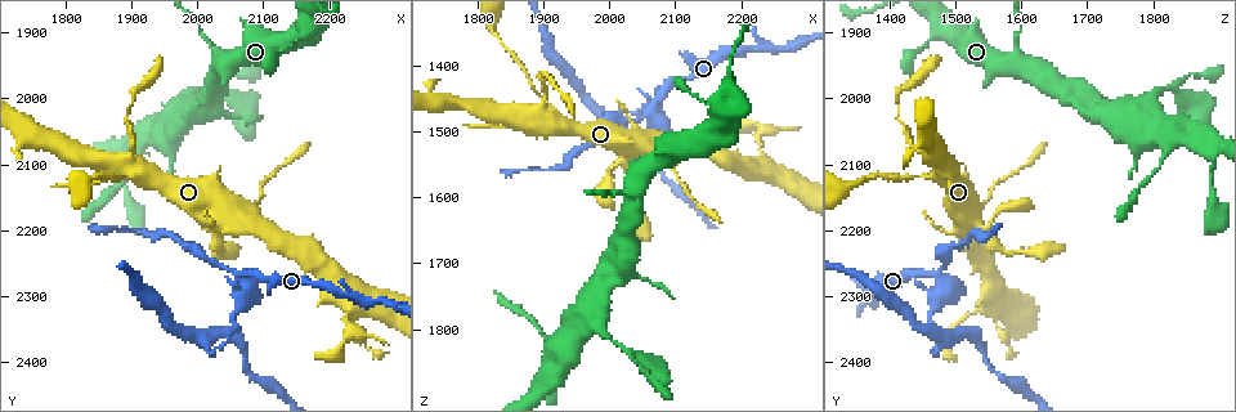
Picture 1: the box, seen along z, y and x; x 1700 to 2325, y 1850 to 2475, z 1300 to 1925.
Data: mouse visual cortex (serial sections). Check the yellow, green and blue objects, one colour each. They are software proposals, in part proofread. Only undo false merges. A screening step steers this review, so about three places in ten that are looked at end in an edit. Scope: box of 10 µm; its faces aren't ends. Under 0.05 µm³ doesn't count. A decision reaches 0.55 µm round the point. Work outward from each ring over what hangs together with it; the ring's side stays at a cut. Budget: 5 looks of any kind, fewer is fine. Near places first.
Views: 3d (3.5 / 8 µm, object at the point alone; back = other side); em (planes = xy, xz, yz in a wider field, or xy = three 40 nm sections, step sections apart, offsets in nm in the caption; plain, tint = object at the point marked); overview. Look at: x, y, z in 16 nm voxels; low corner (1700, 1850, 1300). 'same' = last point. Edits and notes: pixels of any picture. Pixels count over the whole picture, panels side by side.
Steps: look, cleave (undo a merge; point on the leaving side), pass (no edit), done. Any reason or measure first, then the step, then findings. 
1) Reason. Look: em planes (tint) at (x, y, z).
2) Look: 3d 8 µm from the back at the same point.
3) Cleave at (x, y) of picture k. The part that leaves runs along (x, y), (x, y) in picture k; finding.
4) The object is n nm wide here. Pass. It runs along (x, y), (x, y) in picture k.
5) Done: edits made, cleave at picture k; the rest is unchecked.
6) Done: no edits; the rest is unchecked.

Thin neck. Look: 3d 3.5 µm at (2225, 2375, 1485).

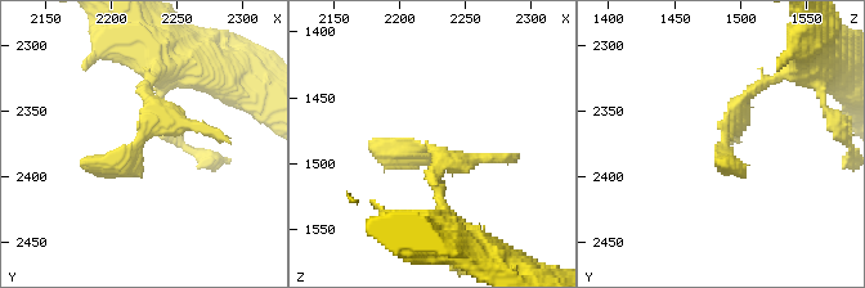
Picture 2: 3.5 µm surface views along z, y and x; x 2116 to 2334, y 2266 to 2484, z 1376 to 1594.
Now the EM. Look: em xy step 5 (tint) at (2222, 2370, 1488).

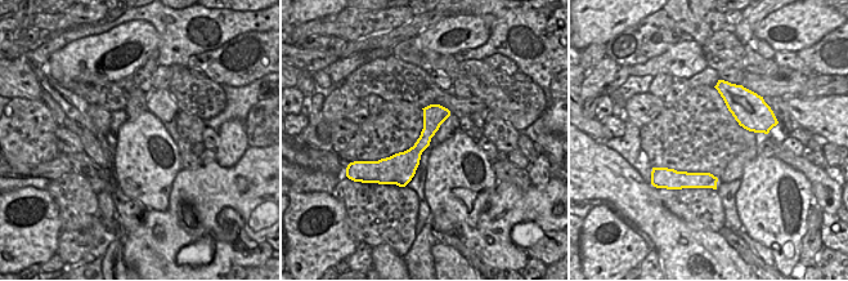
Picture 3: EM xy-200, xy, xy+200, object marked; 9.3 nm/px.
Pass. One cell here.

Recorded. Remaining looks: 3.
Three-way junction. Look: 3d 3.5 µm from the back at (2065, 2265, 1470).

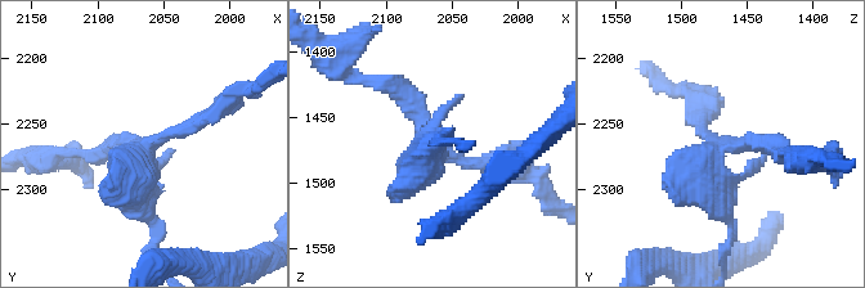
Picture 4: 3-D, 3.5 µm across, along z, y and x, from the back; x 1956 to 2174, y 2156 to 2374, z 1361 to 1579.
Look: em planes (tint) at (2064, 2268, 1470).

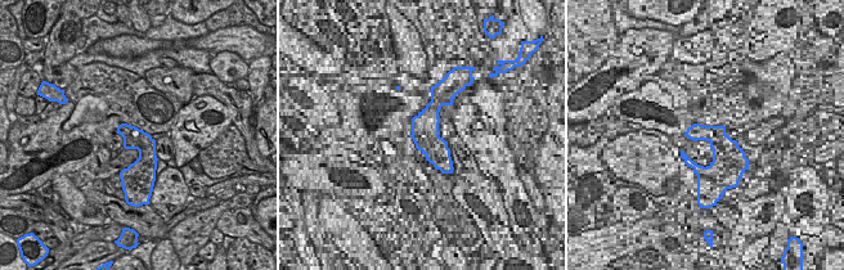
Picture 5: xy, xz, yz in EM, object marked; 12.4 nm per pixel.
The arms are 150, 250, 400 nm wide. Cleave at (677, 156) of picture 4. The part that leaves runs along (712, 152), (702, 180), (731, 228), (722, 259) in picture 4; two cells meet here.

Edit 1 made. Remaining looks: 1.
Done: edits made, cleave at picture 4; the rest is unchecked.

